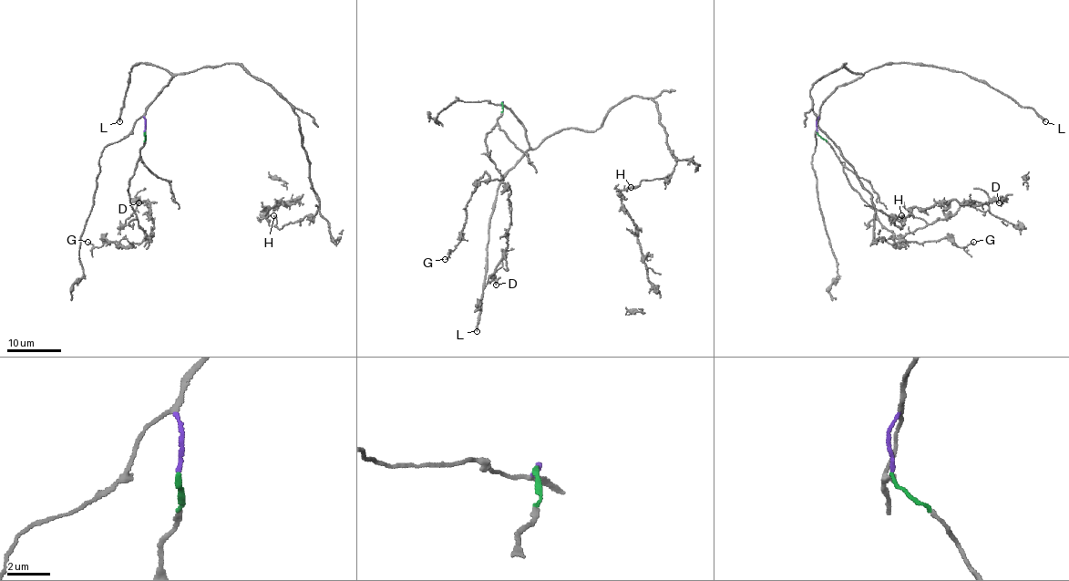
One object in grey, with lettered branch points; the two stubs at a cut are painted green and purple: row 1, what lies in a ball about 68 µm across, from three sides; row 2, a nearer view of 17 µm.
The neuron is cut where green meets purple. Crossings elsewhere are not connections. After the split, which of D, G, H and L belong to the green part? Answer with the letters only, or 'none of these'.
D, G

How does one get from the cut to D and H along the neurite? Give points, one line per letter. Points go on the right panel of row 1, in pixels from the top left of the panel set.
D: (817, 131), (833, 149), (853, 188), (898, 238), (952, 215), (961, 205), (994, 199), (998, 202)
H: (817, 130), (820, 105), (862, 74), (845, 63), (810, 90), (817, 125), (877, 210), (900, 229), (901, 215)

